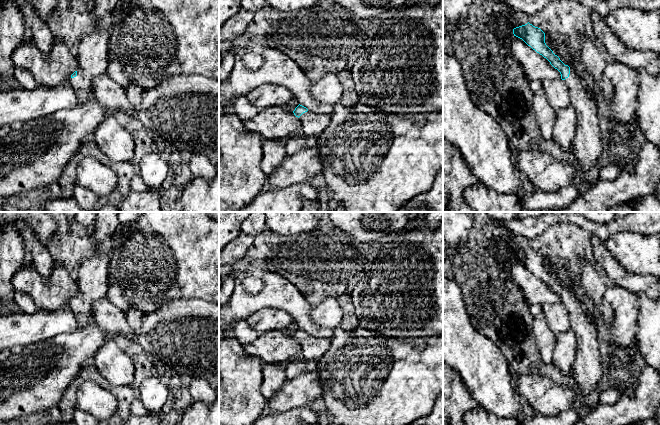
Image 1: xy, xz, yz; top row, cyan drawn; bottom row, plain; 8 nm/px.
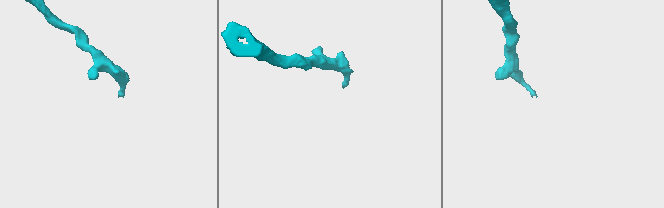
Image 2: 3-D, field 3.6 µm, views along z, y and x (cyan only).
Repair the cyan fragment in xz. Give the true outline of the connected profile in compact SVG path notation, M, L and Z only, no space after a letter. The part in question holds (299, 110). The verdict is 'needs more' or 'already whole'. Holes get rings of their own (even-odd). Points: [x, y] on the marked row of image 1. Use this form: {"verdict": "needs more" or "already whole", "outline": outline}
{"verdict": "needs more", "outline": "M300 104L295 108L293 113L300 120L300 134L305 137L318 137L331 121L329 116L310 112L306 107Z"}

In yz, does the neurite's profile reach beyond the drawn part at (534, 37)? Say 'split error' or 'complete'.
split error

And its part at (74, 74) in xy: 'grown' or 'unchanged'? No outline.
grown

